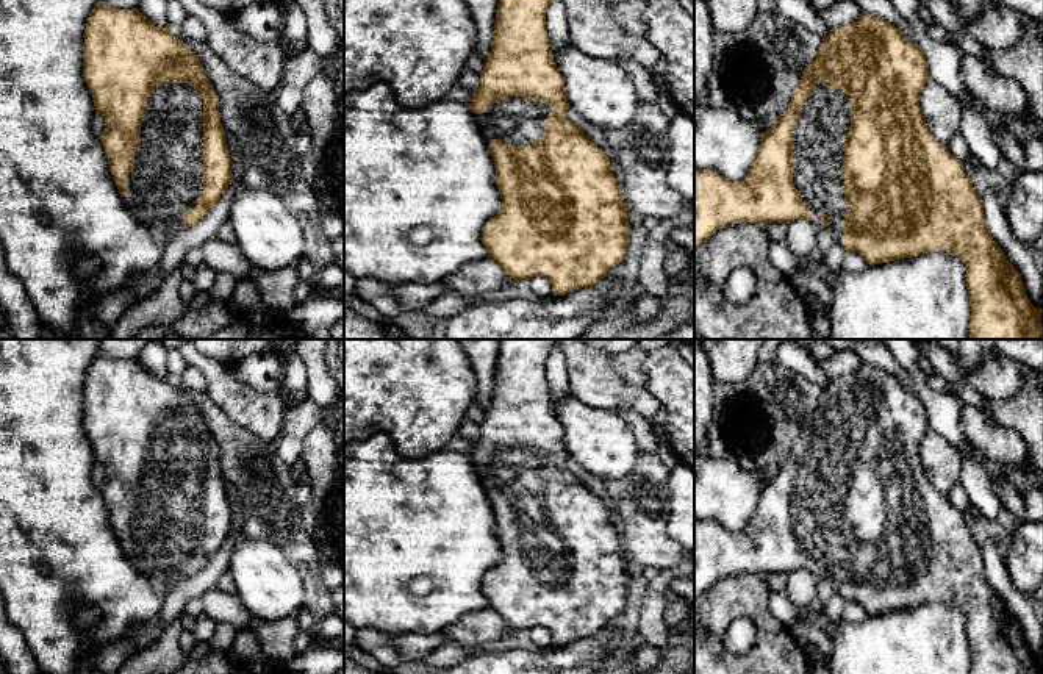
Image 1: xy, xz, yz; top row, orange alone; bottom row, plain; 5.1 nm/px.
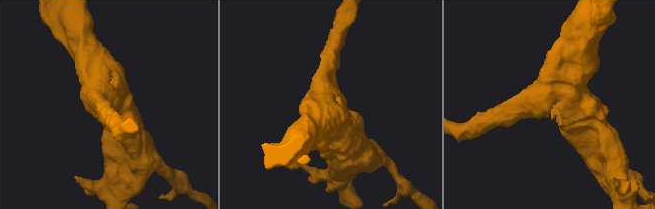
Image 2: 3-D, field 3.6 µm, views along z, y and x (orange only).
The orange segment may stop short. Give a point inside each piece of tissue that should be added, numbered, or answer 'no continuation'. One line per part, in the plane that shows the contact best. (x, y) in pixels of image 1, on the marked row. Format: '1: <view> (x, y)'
1: yz (818, 152)

